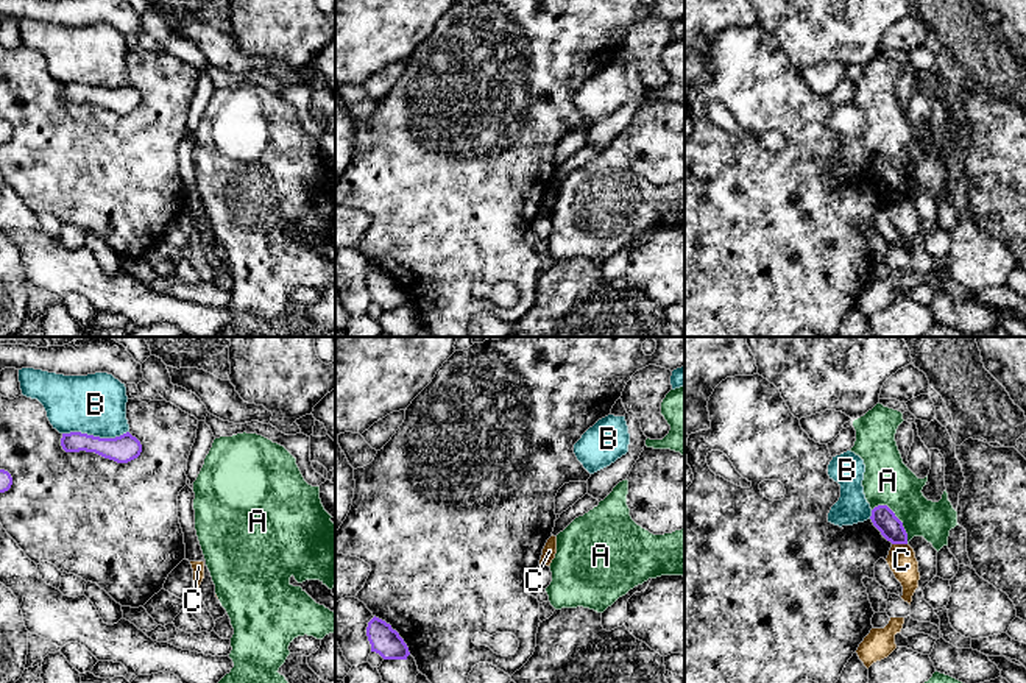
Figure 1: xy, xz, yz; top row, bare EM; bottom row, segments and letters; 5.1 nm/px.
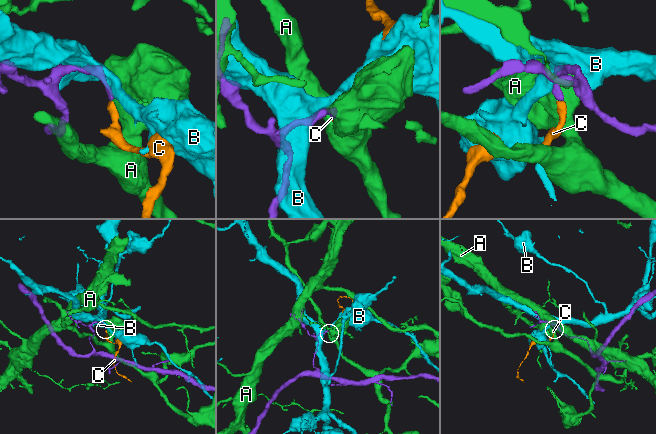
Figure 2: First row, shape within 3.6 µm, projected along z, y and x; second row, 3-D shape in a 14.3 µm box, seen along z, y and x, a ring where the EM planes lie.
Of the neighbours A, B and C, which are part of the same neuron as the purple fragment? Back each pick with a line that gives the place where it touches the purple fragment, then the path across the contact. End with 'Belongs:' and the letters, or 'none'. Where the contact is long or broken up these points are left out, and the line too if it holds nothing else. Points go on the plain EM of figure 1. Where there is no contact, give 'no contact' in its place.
Belongs: none

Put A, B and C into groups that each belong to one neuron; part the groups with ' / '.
A / B / C

